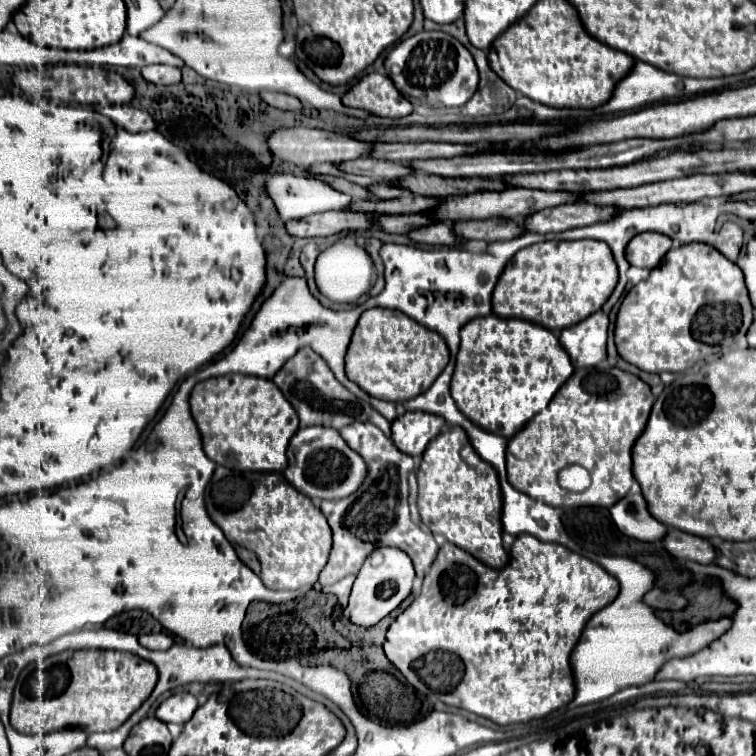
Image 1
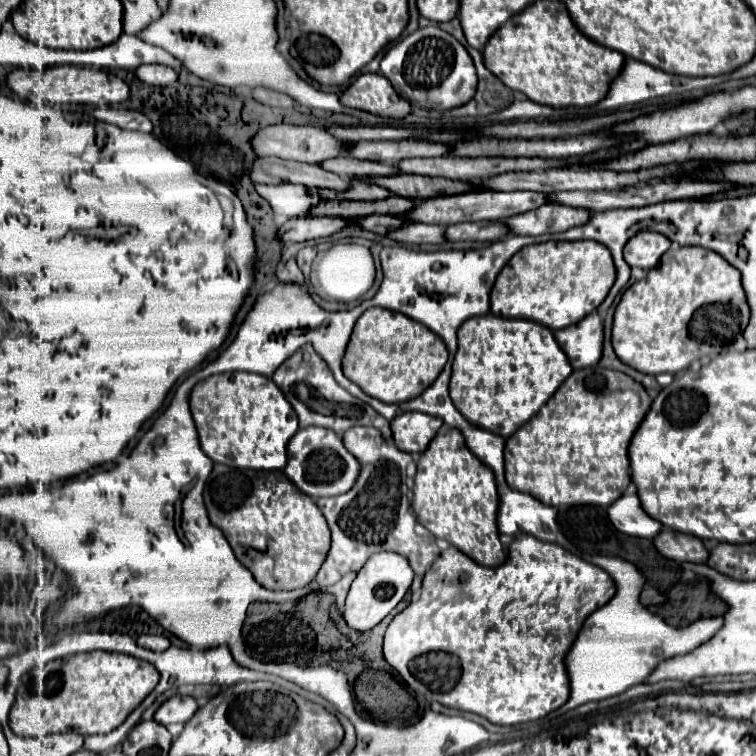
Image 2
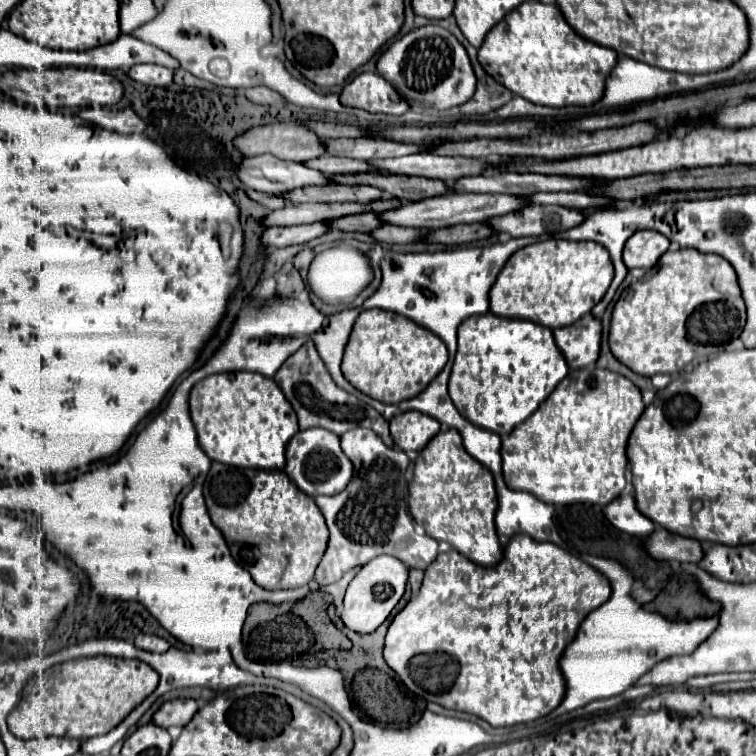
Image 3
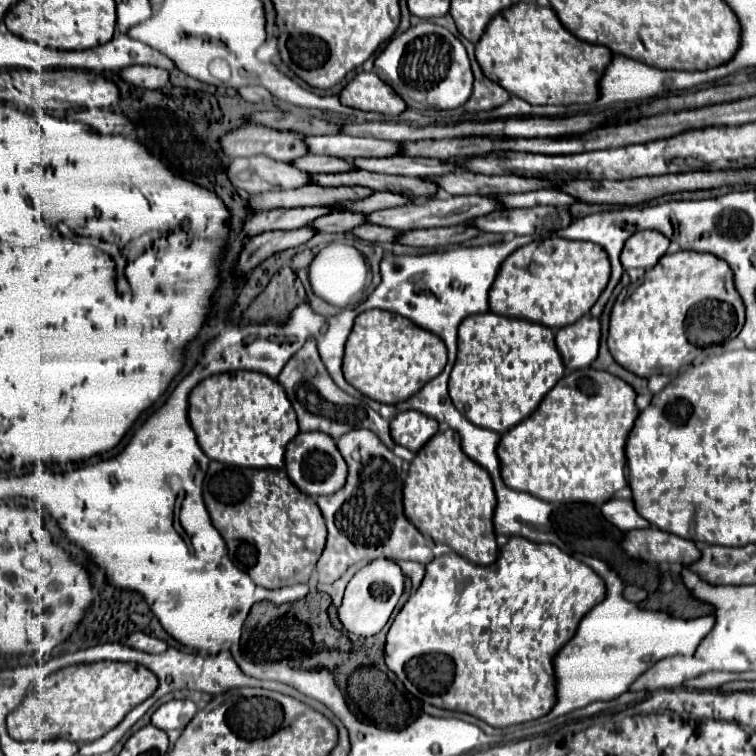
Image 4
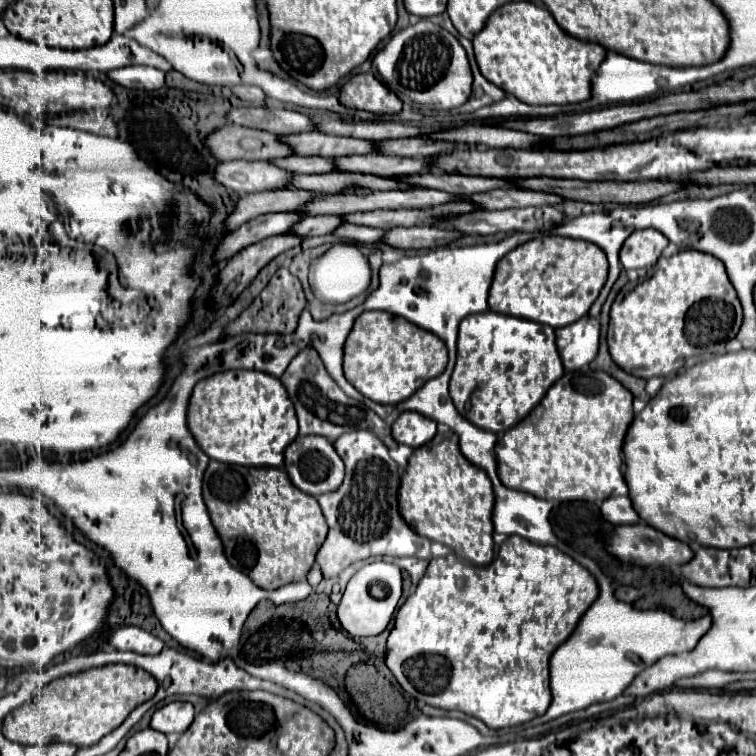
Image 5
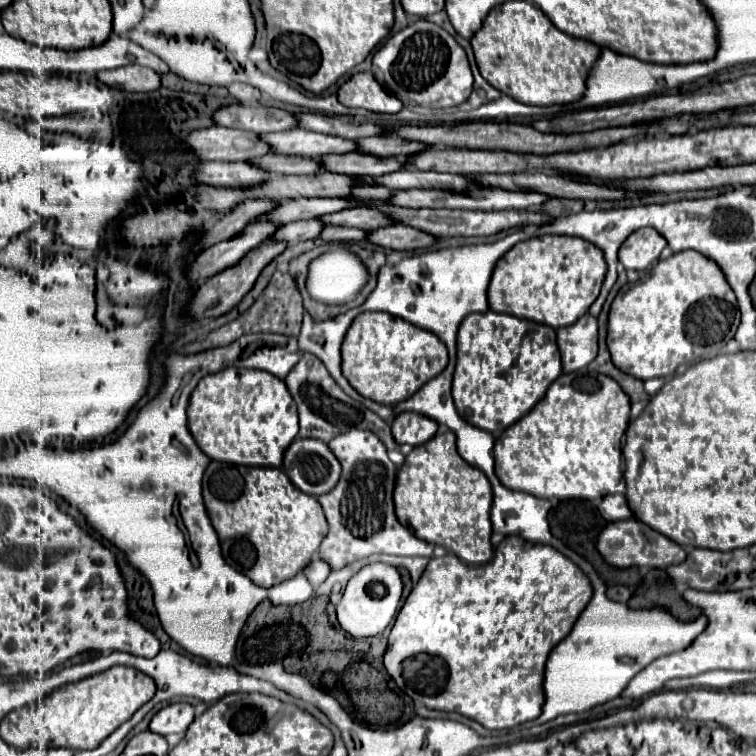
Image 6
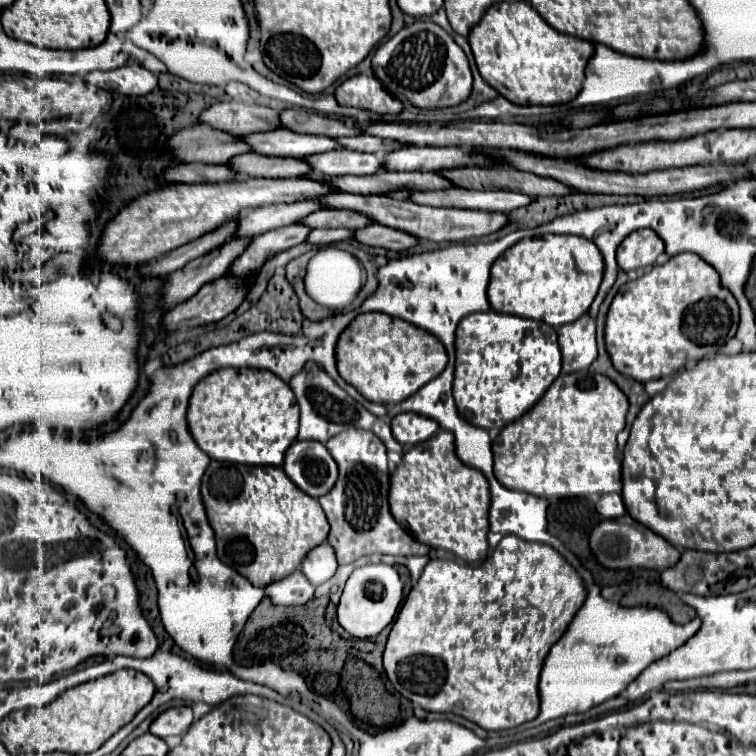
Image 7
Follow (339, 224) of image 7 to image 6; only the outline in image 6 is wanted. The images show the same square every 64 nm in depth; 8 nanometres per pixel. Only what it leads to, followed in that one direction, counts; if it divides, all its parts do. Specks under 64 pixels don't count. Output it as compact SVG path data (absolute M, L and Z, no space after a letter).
M352 208L352 210L342 210L336 214L328 214L322 216L324 224L334 226L354 226L354 228L362 228L366 232L372 232L376 228L386 228L396 224L396 220L388 220L388 216L384 216L384 212L378 210L370 210L370 208Z

